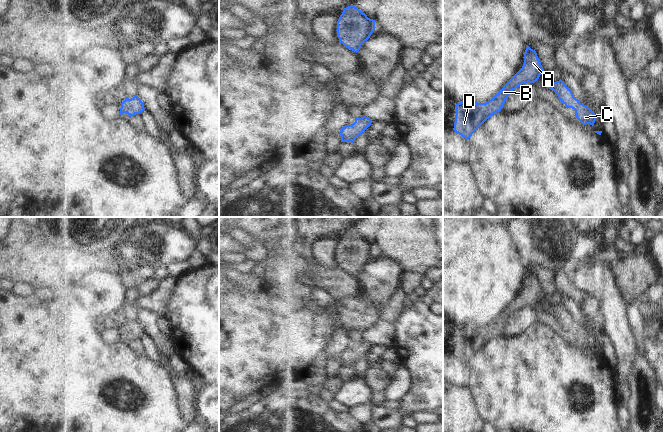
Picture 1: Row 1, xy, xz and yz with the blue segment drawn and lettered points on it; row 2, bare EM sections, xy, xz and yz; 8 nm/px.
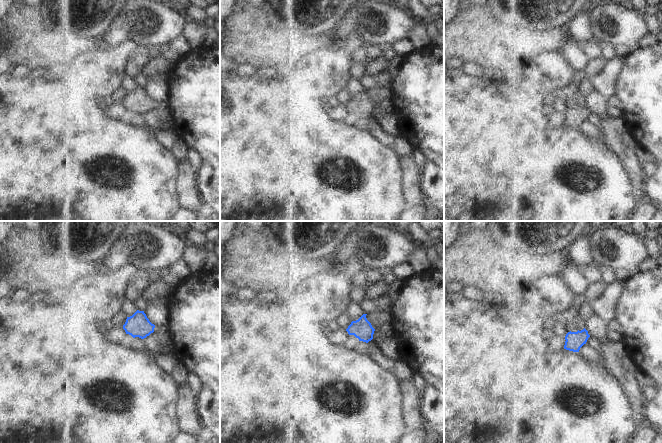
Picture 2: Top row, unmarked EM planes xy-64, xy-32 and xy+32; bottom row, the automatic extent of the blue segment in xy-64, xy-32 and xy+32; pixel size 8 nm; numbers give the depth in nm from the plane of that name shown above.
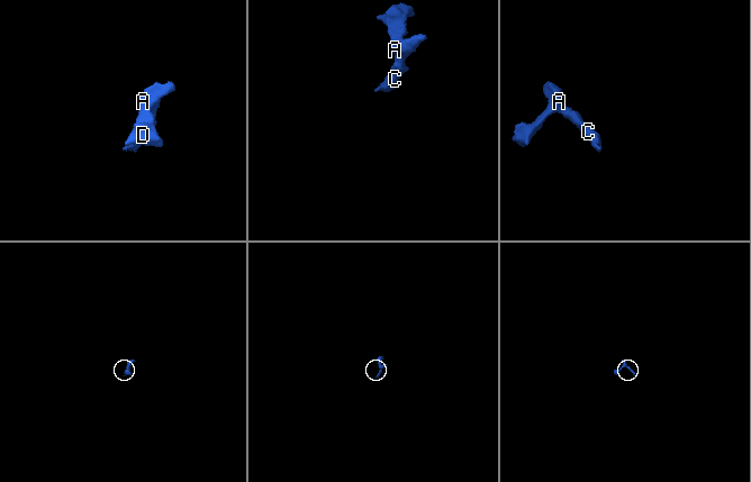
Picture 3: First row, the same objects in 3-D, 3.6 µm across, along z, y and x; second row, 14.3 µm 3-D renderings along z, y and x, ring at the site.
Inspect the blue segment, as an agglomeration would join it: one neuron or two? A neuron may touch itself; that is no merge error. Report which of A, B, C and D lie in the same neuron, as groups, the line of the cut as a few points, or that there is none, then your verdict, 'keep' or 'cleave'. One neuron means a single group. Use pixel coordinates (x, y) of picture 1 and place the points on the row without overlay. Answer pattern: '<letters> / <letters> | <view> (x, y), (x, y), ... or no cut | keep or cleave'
A B C D | no cut | keep

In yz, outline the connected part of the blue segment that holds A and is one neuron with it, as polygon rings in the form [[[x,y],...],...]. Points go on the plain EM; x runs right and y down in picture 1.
[[[527,269],[522,292],[491,324],[486,327],[467,324],[456,328],[453,354],[468,364],[487,343],[501,335],[506,323],[513,314],[522,308],[536,306],[543,296],[544,294],[536,275]]]

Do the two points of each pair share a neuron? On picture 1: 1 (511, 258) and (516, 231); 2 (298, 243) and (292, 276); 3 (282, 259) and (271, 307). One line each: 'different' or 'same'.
1: different
2: different
3: different

